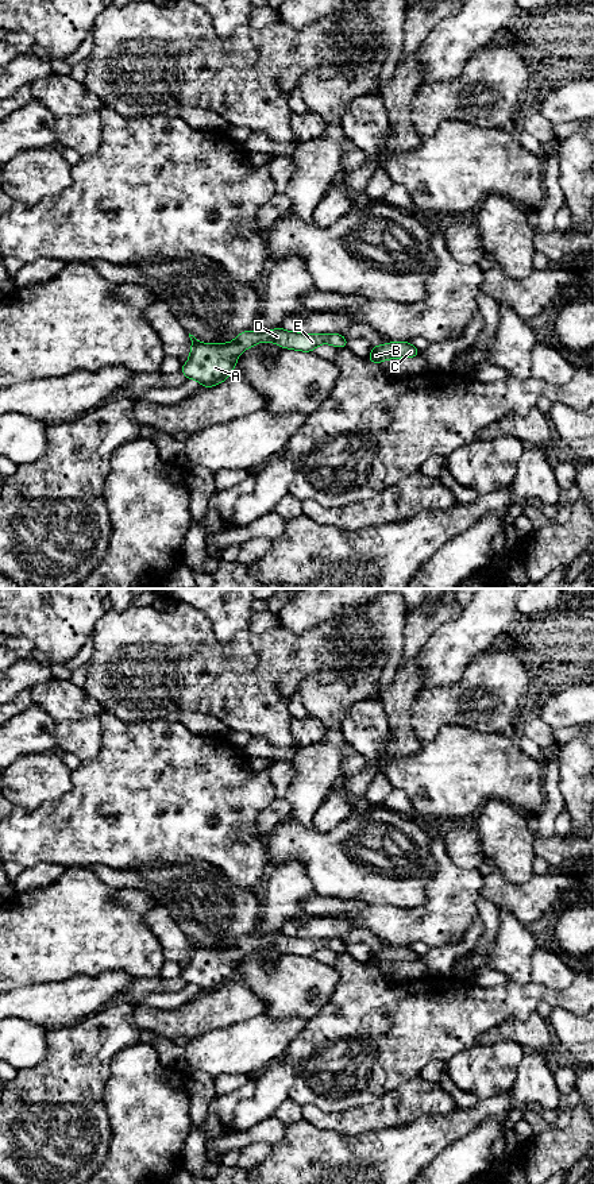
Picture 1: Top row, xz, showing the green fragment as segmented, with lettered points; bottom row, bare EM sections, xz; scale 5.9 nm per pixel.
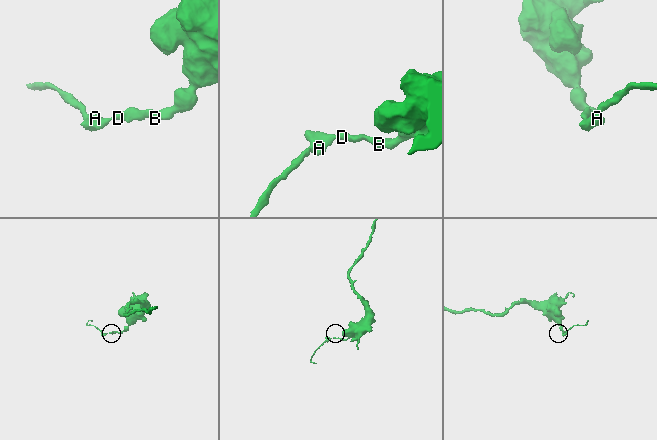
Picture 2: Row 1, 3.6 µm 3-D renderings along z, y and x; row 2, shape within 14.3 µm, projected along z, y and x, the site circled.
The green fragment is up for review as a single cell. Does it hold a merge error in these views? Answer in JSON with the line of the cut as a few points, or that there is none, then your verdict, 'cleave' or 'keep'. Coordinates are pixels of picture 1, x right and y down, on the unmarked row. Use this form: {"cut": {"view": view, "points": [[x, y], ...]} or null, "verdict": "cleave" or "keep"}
{"cut": null, "verdict": "keep"}

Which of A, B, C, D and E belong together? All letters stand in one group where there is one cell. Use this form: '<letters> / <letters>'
A B C D E

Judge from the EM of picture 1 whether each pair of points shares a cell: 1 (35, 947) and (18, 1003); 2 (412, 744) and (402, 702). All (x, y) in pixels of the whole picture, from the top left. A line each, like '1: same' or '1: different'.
1: different
2: same

